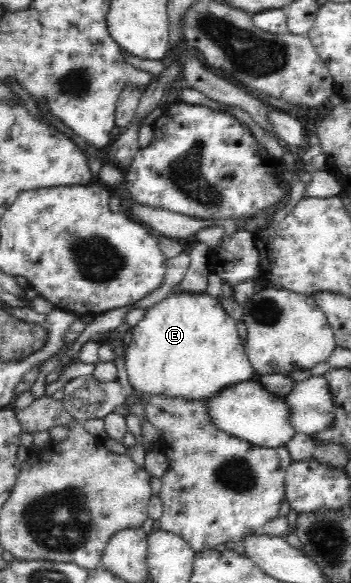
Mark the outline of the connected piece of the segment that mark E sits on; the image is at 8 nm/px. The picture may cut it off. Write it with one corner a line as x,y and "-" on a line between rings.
173,289
163,300
146,308
145,315
132,330
132,342
125,353
125,366
133,392
139,395
140,400
146,394
164,394
205,402
206,398
221,394
230,385
238,384
239,381
252,381
253,367
237,335
237,323
227,315
217,297

